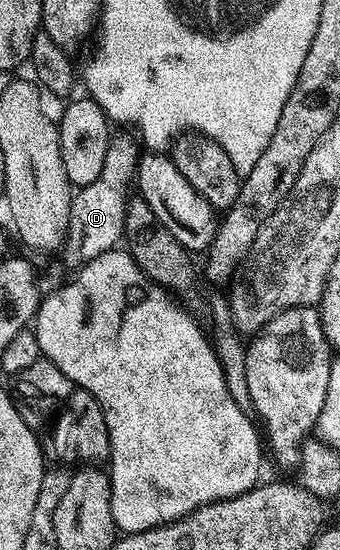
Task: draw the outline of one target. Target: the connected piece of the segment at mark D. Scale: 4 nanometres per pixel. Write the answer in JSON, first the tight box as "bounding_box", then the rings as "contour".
{"bounding_box":[60,140,140,271],"contour":[[[111,140],[108,155],[104,155],[104,168],[100,170],[100,175],[93,183],[81,186],[73,194],[66,240],[62,242],[60,250],[62,261],[70,271],[81,269],[89,261],[96,259],[96,255],[104,255],[104,251],[115,248],[123,240],[126,202],[136,177],[140,156],[139,142],[134,141]]]}

